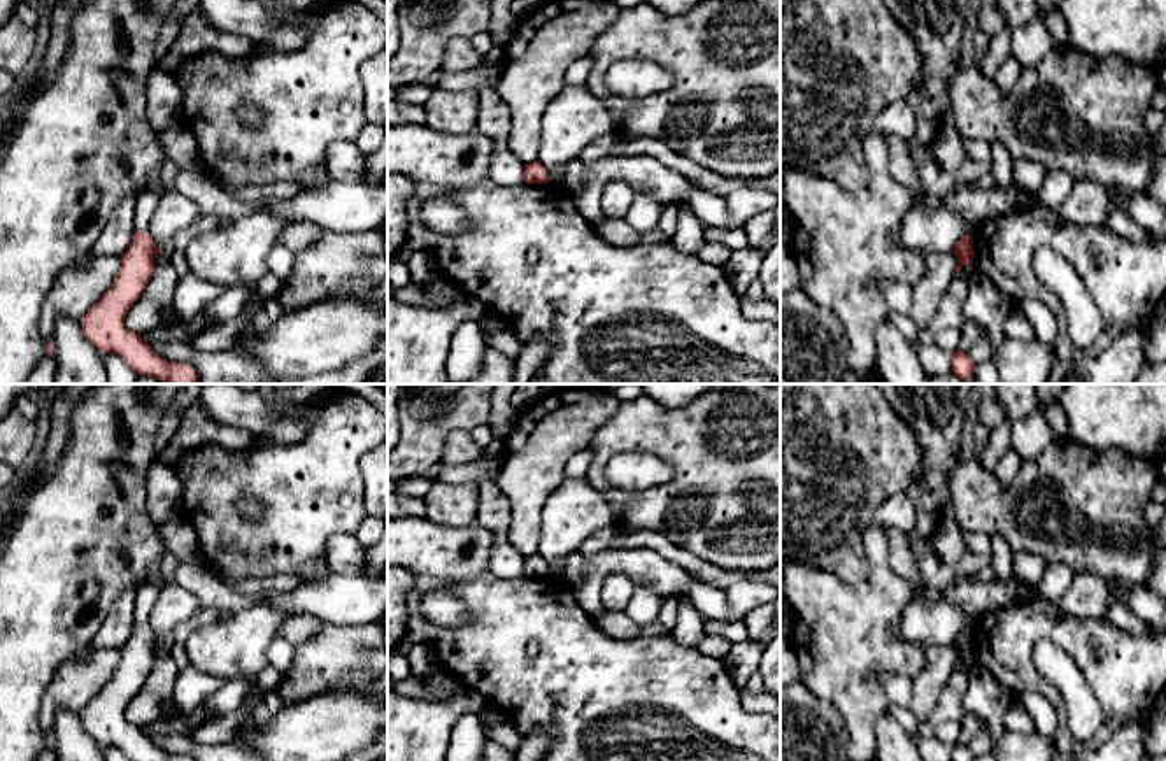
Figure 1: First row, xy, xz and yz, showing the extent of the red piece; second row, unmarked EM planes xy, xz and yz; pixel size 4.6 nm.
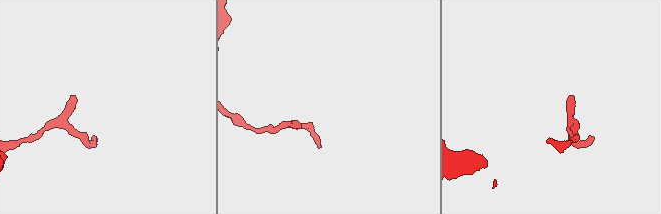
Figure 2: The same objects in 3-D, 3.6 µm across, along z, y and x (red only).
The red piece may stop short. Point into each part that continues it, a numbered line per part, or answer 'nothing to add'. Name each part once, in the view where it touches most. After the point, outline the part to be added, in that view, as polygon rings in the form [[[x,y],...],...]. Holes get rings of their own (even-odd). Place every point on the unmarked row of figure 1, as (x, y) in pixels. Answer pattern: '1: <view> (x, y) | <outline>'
nothing to add

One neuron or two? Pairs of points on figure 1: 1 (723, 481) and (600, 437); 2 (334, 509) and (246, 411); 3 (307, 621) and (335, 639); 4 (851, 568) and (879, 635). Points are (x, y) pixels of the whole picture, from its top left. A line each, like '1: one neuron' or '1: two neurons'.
1: one neuron
2: two neurons
3: two neurons
4: two neurons

